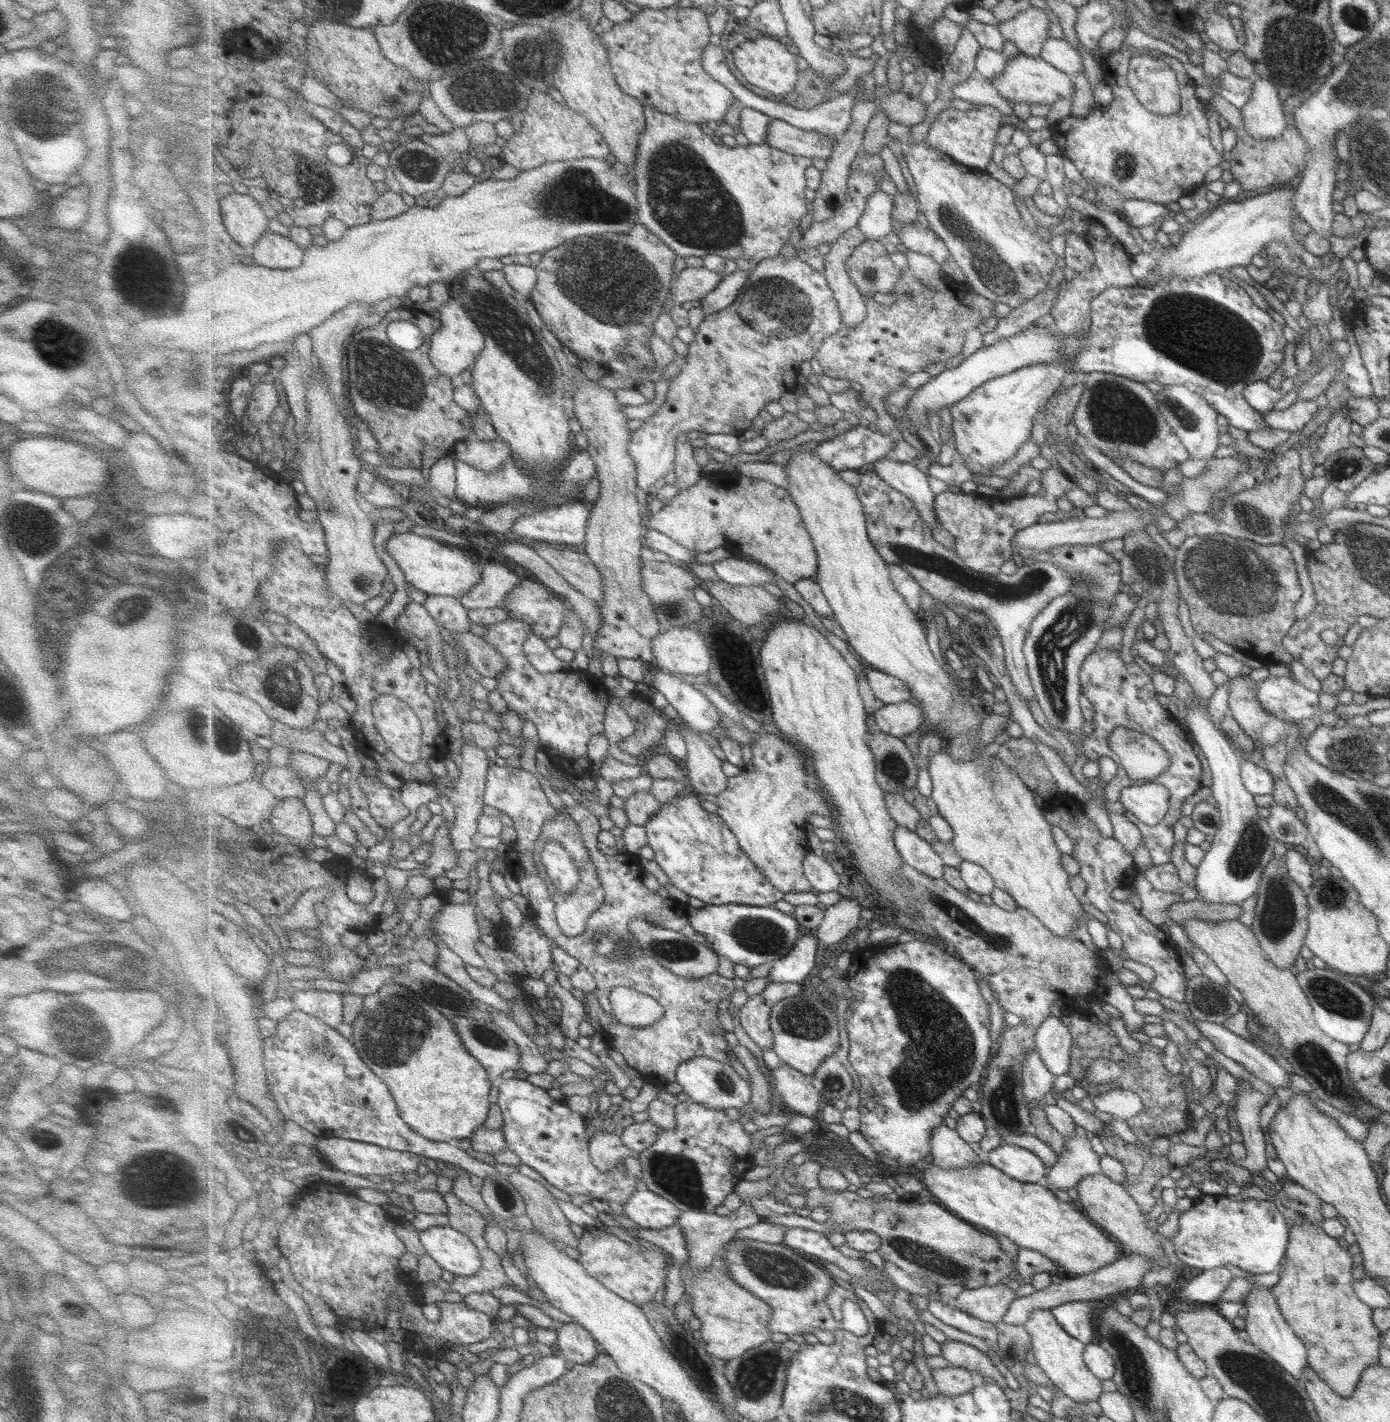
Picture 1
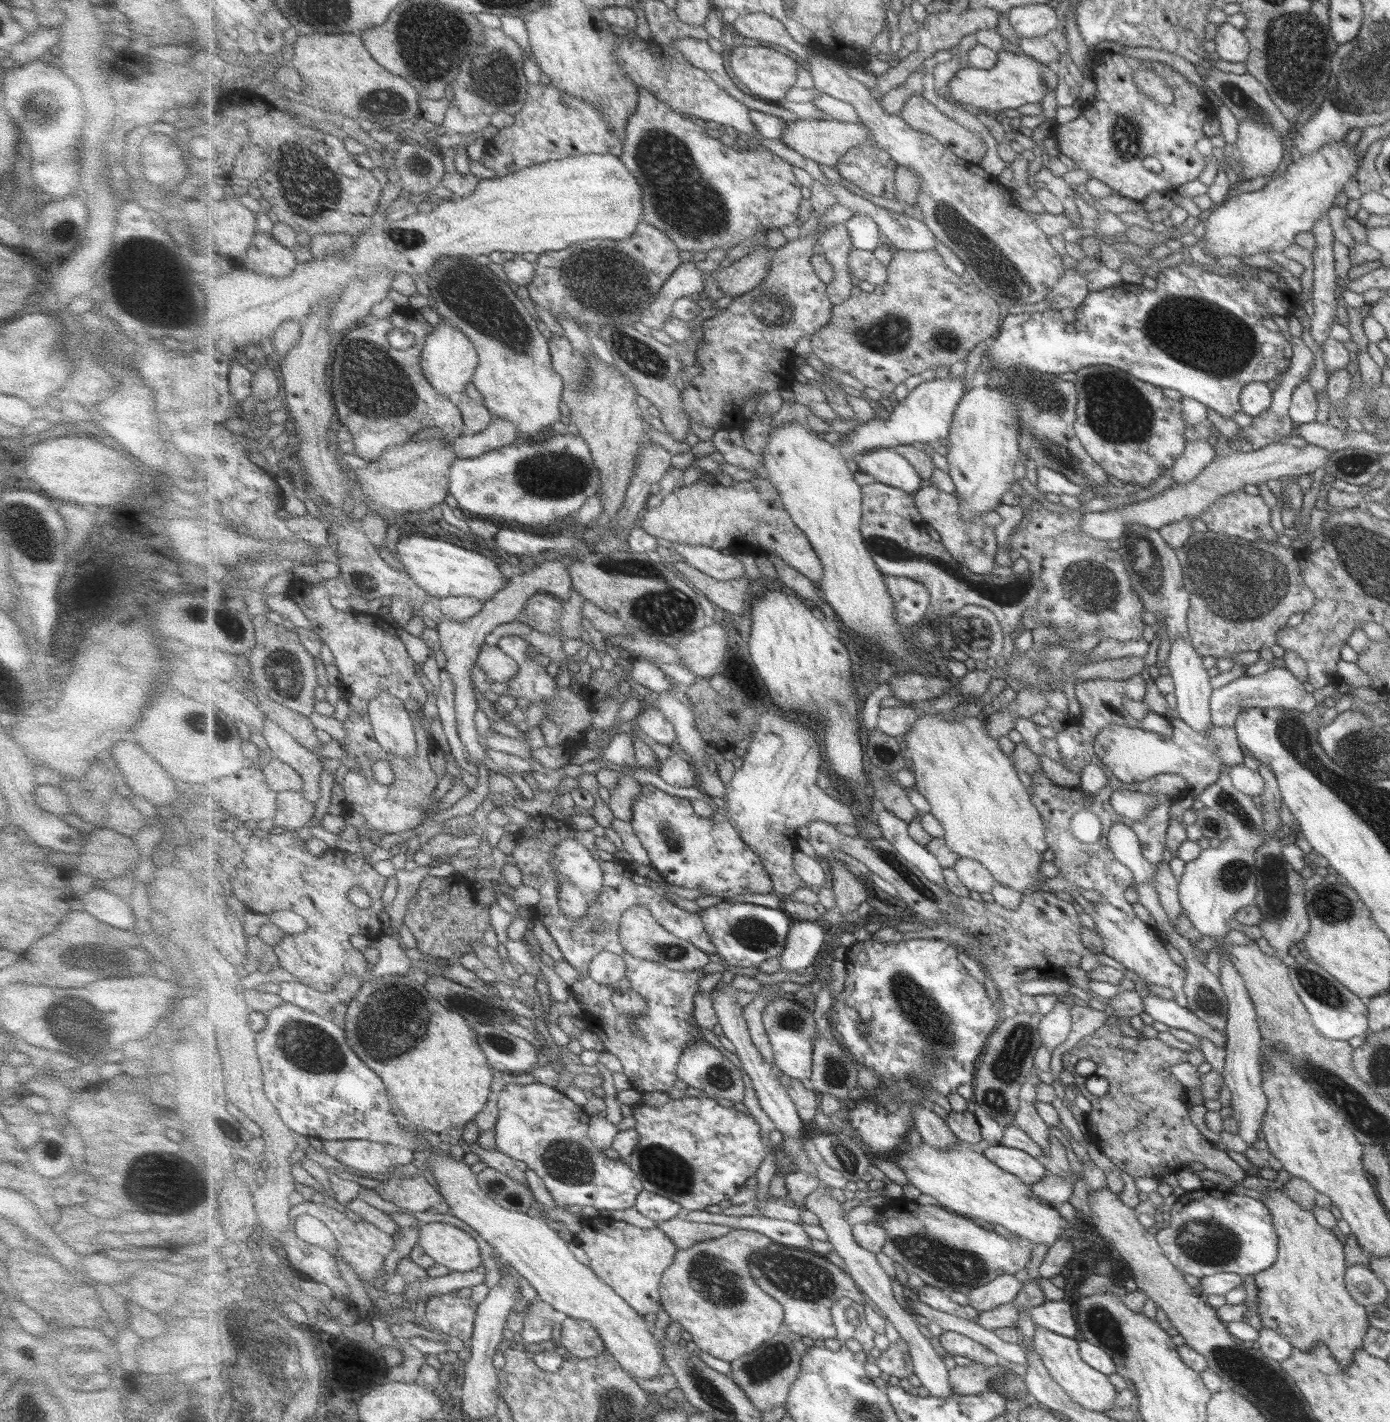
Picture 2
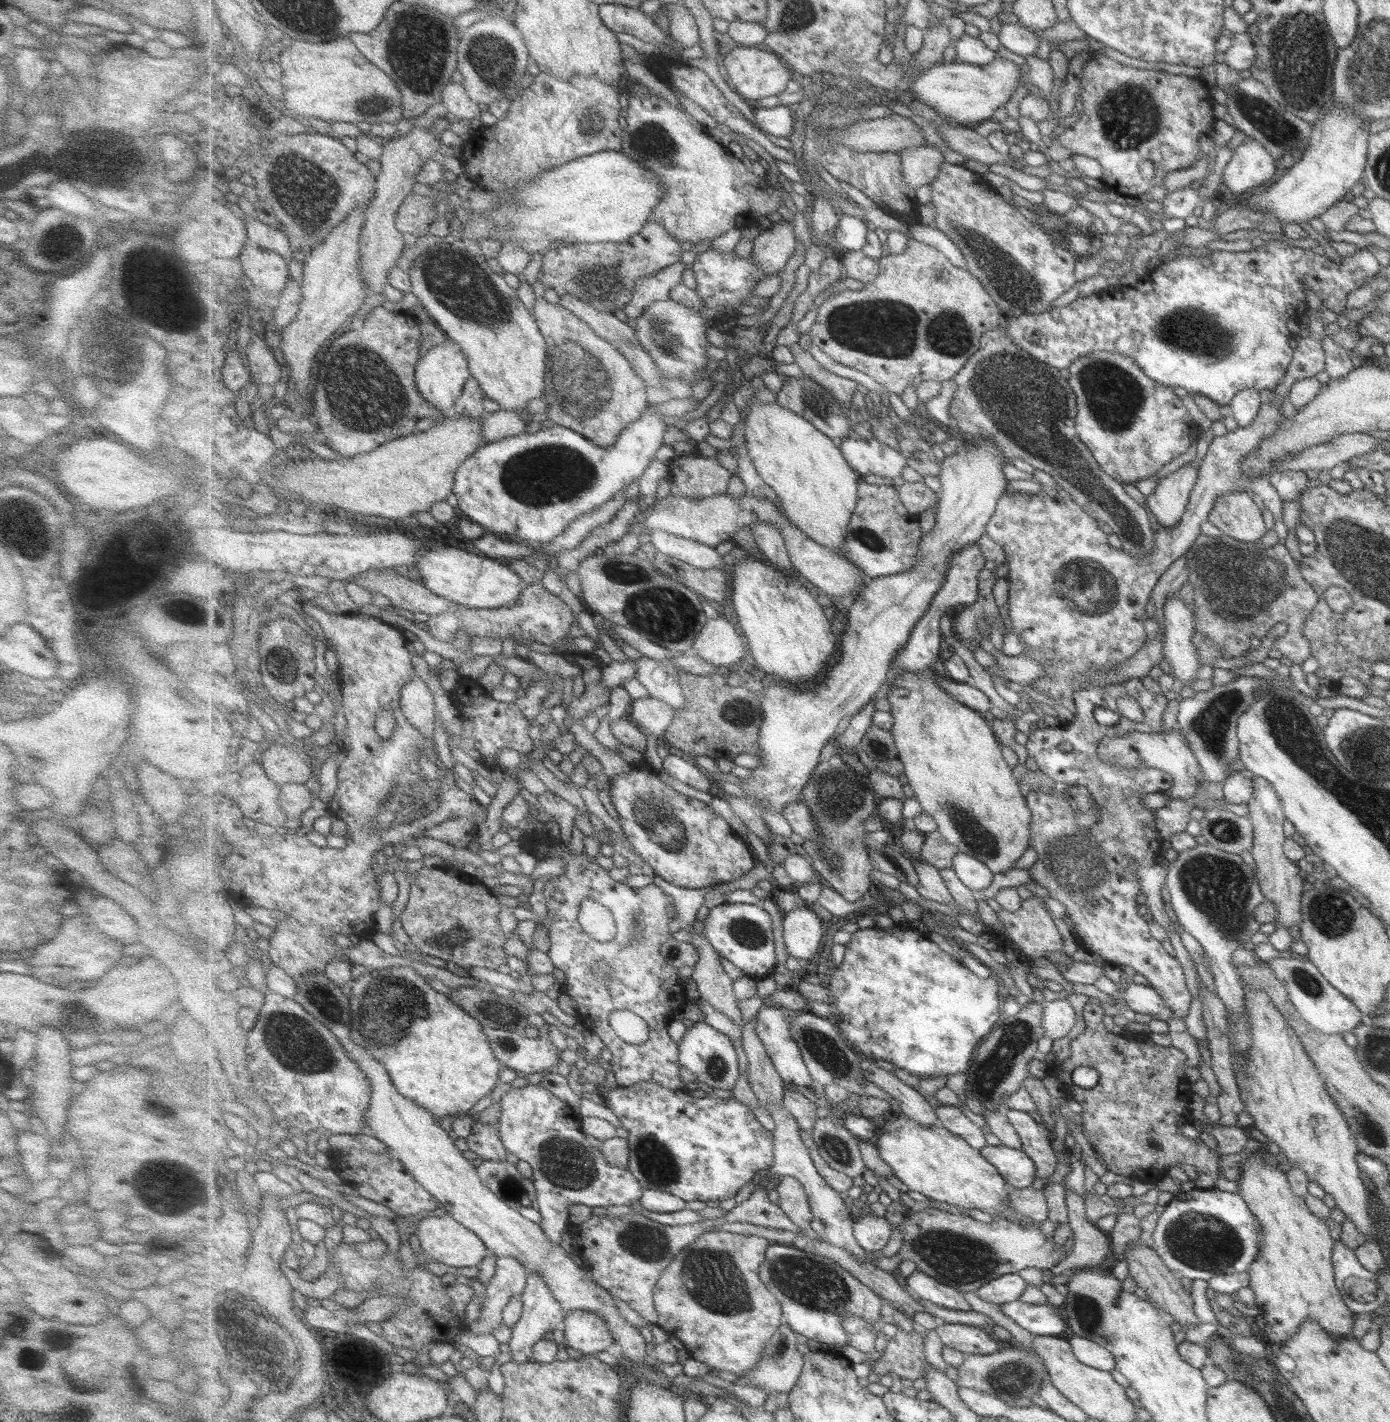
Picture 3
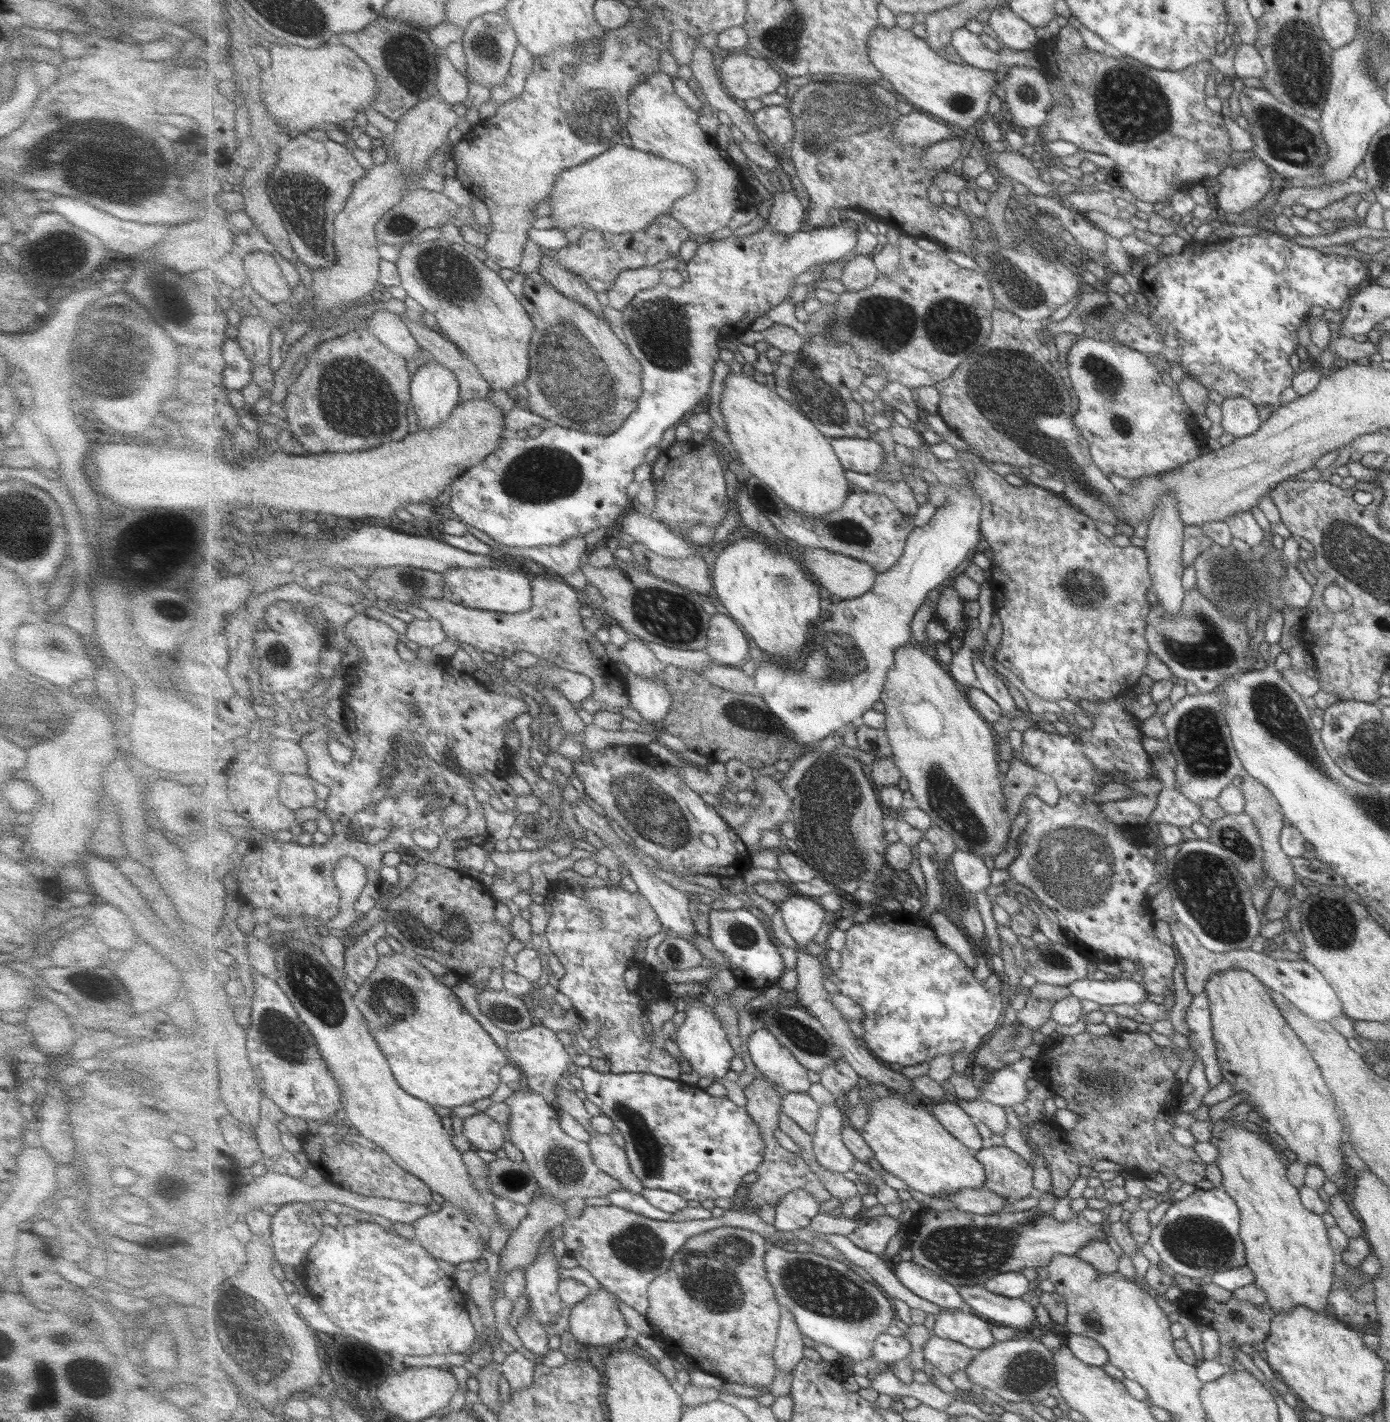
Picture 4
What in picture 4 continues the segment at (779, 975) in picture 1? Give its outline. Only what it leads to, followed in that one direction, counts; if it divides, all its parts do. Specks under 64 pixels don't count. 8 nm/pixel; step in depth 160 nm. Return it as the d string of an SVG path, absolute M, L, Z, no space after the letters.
M797 895L779 906L786 930L800 948L807 948L811 942L820 940L827 931L826 908L818 900L797 898Z

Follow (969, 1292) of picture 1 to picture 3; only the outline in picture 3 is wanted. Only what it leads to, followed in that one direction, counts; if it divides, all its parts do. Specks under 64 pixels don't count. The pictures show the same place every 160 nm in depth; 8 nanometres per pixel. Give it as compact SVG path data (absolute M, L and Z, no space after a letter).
M1007 1274L982 1287L977 1296L990 1304L1001 1307L1019 1300L1027 1284L1019 1274Z

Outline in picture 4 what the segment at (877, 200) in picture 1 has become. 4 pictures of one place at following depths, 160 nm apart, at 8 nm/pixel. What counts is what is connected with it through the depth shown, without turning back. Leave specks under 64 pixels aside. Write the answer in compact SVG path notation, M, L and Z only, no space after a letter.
M767 223L756 233L753 233L747 237L735 237L733 234L730 237L718 240L708 240L706 243L701 243L698 246L696 255L691 258L687 263L686 272L689 273L689 280L679 288L670 288L667 285L659 285L653 289L645 290L630 303L630 307L622 312L622 329L620 335L626 342L627 346L632 353L637 357L637 360L642 364L643 375L643 394L640 398L638 405L638 411L627 419L625 424L617 432L610 434L609 436L595 435L594 433L581 432L579 429L572 429L562 427L559 425L552 424L547 426L539 433L536 437L526 437L525 439L518 438L514 435L505 435L499 448L493 451L487 458L478 465L468 468L464 473L460 475L454 483L449 486L451 501L451 510L457 515L457 518L465 524L470 524L473 528L485 532L489 538L493 539L501 546L509 546L509 548L541 548L543 546L561 546L563 542L567 542L568 538L582 536L591 532L591 530L597 530L597 528L612 528L617 525L620 519L625 513L624 509L631 509L634 504L631 502L630 496L628 495L628 488L633 484L633 478L635 478L635 470L639 466L645 464L647 460L647 452L651 448L659 446L659 442L663 440L663 434L671 427L675 427L681 423L681 420L685 418L685 412L694 410L701 400L706 399L711 390L711 382L713 382L713 370L715 366L711 366L711 336L713 336L713 328L717 330L723 330L723 334L727 334L731 337L737 336L737 330L747 330L751 328L751 325L757 320L757 318L765 317L765 312L771 308L781 304L782 302L788 302L787 298L793 287L795 287L795 279L800 274L815 270L820 264L835 263L843 261L843 258L847 254L851 254L855 248L857 248L859 233L861 228L847 223L847 226L830 227L825 226L821 228L814 228L811 231L799 231L795 234L782 234L777 233L777 229L773 228Z

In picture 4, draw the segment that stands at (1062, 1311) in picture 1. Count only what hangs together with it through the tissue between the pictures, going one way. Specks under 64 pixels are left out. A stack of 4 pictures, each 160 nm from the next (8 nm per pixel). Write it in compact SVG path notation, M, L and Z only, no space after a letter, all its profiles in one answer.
M967 1285L959 1289L968 1309L989 1320L993 1324L1005 1325L1017 1331L1028 1332L1037 1322L1035 1308L1029 1304L1026 1297L1000 1296L983 1285Z

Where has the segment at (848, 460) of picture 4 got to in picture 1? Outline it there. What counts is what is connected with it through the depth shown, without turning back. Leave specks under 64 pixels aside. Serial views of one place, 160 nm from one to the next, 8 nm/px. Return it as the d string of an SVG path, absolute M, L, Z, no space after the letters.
M889 456L875 462L870 469L882 476L887 484L910 497L927 526L935 528L940 525L935 508L937 496L929 487L929 475L921 472L915 463L897 461Z

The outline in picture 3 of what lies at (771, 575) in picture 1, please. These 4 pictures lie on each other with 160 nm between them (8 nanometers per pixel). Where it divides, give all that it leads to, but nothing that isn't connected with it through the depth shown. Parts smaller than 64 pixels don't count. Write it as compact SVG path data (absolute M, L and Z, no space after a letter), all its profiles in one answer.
M656 530L649 536L657 553L682 560L695 568L711 570L726 567L723 556L715 548L700 544L696 540L675 536L663 530Z

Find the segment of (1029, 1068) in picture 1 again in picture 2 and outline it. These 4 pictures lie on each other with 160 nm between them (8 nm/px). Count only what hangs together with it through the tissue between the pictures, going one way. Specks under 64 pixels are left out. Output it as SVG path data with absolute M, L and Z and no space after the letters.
M1034 1071L1020 1090L1020 1107L1015 1120L1019 1128L1022 1128L1035 1142L1041 1145L1045 1158L1049 1150L1051 1135L1049 1134L1049 1125L1040 1117L1037 1108L1039 1101L1037 1087L1041 1083L1039 1074Z

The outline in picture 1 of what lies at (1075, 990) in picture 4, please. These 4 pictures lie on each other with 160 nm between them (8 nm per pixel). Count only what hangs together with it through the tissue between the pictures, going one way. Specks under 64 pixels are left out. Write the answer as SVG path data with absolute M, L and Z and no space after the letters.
M1193 1020L1191 1026L1201 1036L1205 1036L1223 1056L1240 1064L1255 1078L1266 1082L1270 1087L1288 1088L1290 1073L1282 1069L1263 1049L1213 1022Z

